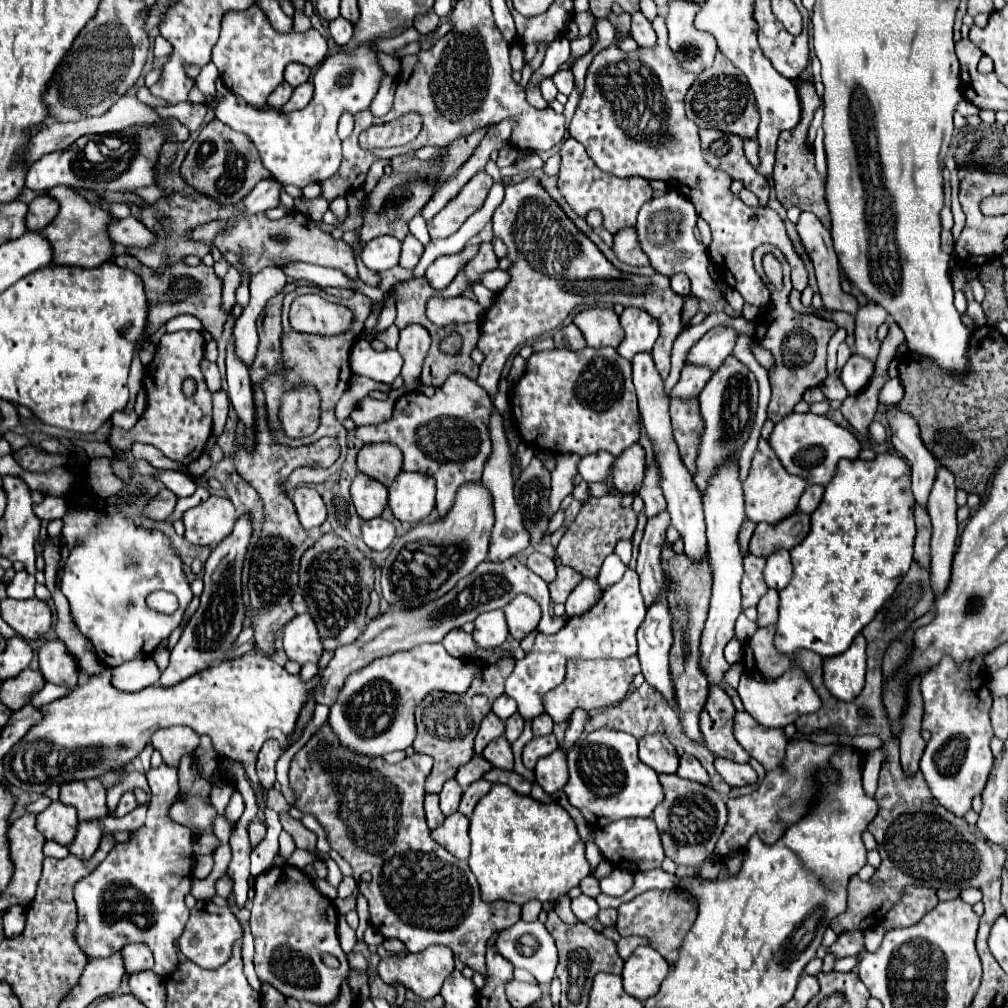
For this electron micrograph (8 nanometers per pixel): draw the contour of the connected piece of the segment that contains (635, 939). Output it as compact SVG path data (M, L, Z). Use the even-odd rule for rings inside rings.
M627 936L627 938L621 938L621 940L617 942L617 946L619 946L619 956L621 956L623 960L627 960L627 958L633 954L633 950L635 950L637 946L641 946L641 944L649 944L649 940L643 938L643 936Z

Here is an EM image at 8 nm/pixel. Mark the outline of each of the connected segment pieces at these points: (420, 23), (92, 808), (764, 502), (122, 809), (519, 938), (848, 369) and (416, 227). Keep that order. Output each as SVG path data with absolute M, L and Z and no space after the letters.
M429 12L429 14L423 14L419 18L415 18L415 28L421 32L421 34L431 34L435 32L439 26L439 16L435 12Z
M99 780L63 784L59 800L67 806L77 808L79 820L85 822L103 820L109 816L109 808L105 804L105 786Z
M759 438L759 448L753 456L751 462L751 472L747 476L747 480L743 482L743 494L745 494L745 516L759 524L759 522L767 522L767 524L775 524L783 518L787 518L787 514L791 514L797 508L799 496L803 494L807 482L803 482L803 478L795 478L793 474L787 474L779 462L779 458L775 458L773 450L769 448L765 438Z
M125 792L125 794L121 796L121 800L119 800L119 806L117 806L117 810L115 810L115 816L125 816L125 814L129 814L129 812L135 810L135 808L137 808L137 800L135 800L133 792Z
M519 920L517 924L513 924L511 928L505 928L499 932L497 940L495 940L495 948L497 952L507 958L515 968L523 968L529 970L539 984L549 984L555 976L555 966L557 966L557 948L555 942L551 938L551 934L547 932L545 924L541 922L525 922Z
M853 354L847 364L841 370L841 380L849 394L859 394L873 378L875 374L875 362L861 354Z
M419 214L414 216L408 223L409 231L414 235L423 245L431 241L427 230L427 225L423 217Z

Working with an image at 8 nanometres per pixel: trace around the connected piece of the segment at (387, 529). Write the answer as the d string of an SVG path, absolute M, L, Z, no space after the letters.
M373 518L363 522L363 540L371 550L385 550L395 540L395 526L385 518Z

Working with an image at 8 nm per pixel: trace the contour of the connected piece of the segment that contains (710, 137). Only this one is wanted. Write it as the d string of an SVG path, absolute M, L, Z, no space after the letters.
M701 130L699 136L703 158L711 166L727 172L733 180L743 180L745 188L755 192L761 206L765 206L769 198L769 184L767 178L763 178L745 158L743 140L735 134L723 134L719 130Z

